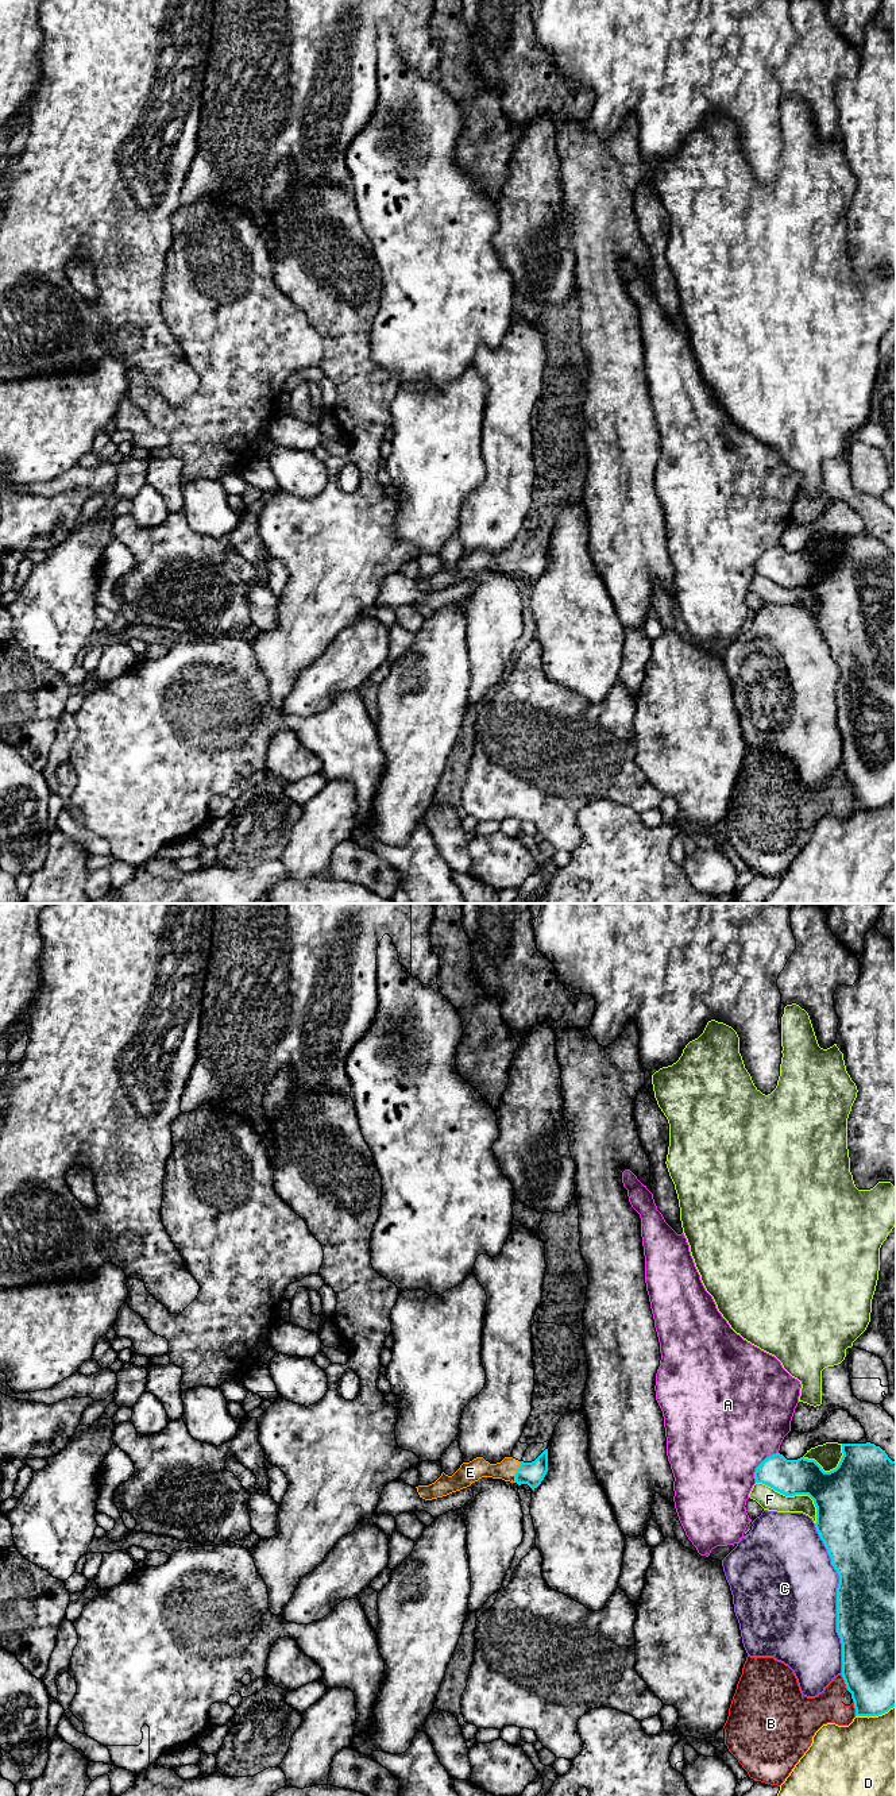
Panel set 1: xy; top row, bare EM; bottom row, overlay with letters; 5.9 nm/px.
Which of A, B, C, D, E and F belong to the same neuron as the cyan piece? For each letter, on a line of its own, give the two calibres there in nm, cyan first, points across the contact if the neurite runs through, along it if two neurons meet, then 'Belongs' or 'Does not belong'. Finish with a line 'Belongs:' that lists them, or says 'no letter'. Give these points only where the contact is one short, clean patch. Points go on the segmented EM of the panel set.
A: Thickness 220 nm (cyan) against 500 nm. Does not belong
B: Thickness 500 nm (cyan) against 190 nm. Does not belong
C: Thickness 500 nm (cyan) against 500 nm. Does not belong
D: Thickness 420 nm (cyan) against 480 nm. Does not belong
E: Thickness 140 nm (cyan) against 120 nm. Path across: xy (532, 1473), (517, 1472), (478, 1468). Belongs
F: Thickness 300 nm (cyan) against 130 nm. Does not belong
Belongs: E

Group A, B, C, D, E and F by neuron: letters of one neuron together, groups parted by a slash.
A / B / C / D / E / F

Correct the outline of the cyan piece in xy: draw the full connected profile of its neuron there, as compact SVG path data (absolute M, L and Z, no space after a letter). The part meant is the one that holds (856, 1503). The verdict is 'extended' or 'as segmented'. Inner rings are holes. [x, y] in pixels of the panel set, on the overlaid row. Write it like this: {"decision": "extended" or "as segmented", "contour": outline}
{"decision": "as segmented", "contour": "M842 1444L842 1458L838 1467L830 1472L824 1472L815 1460L800 1457L797 1460L787 1460L783 1454L776 1453L766 1457L754 1472L756 1483L762 1483L775 1491L785 1495L808 1495L816 1507L816 1531L823 1541L831 1558L831 1565L839 1576L837 1588L837 1633L842 1643L842 1677L847 1691L854 1701L856 1716L878 1716L888 1712L896 1706L896 1461L892 1461L885 1450L874 1444Z"}

